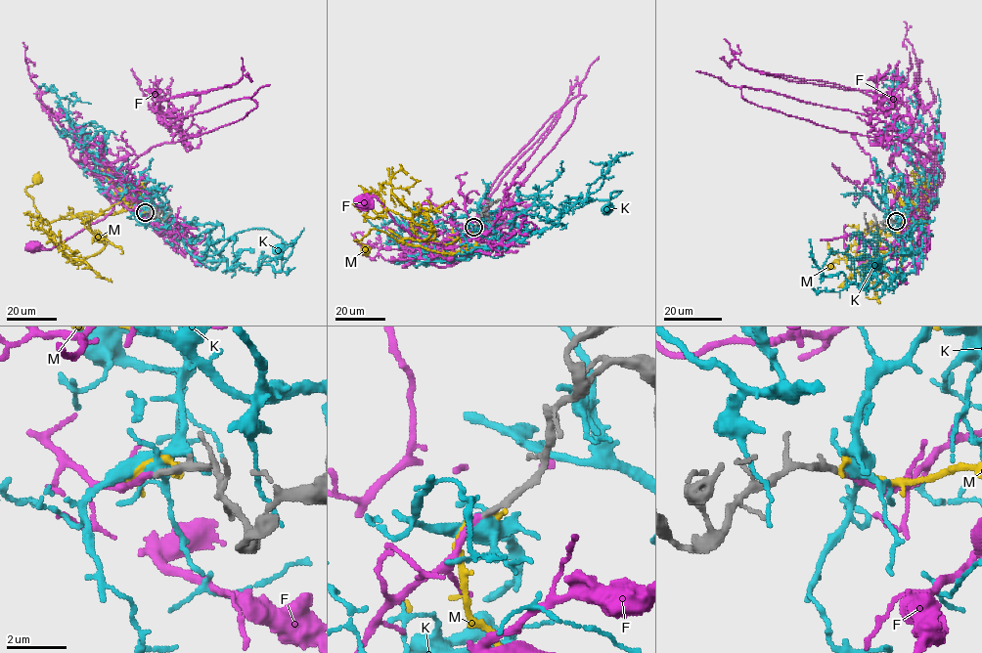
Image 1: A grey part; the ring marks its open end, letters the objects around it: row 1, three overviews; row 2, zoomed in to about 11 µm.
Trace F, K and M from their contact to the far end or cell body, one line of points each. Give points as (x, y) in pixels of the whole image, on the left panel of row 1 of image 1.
F: (145, 212), (129, 209), (111, 195), (113, 208), (104, 218), (51, 248), (34, 245)
K: (146, 212), (140, 200), (170, 213), (200, 259), (256, 228), (292, 245), (281, 268), (278, 249)
M: (147, 212), (128, 209), (109, 214), (86, 213), (67, 215), (46, 225), (25, 191), (36, 177)

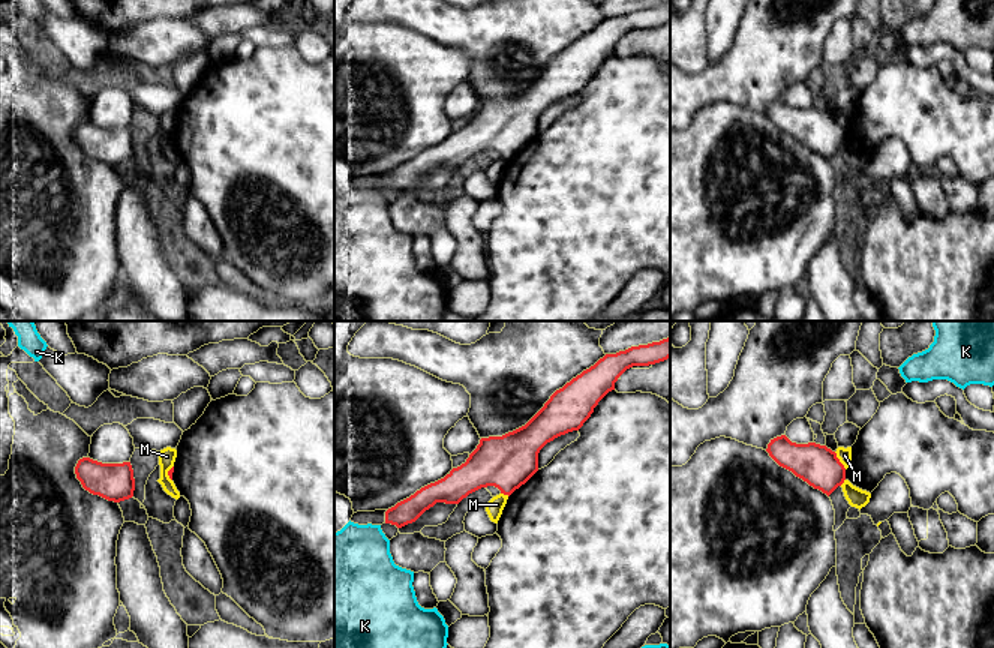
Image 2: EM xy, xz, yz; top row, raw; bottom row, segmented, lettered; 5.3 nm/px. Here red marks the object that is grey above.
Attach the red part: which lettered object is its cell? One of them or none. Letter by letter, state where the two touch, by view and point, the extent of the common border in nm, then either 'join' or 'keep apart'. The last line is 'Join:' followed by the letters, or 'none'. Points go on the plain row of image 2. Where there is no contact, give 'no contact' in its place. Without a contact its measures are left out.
F: no contact; join
K: no contact; keep apart
M: contact yz (838, 125); length 120 nm; keep apart
Join: F

